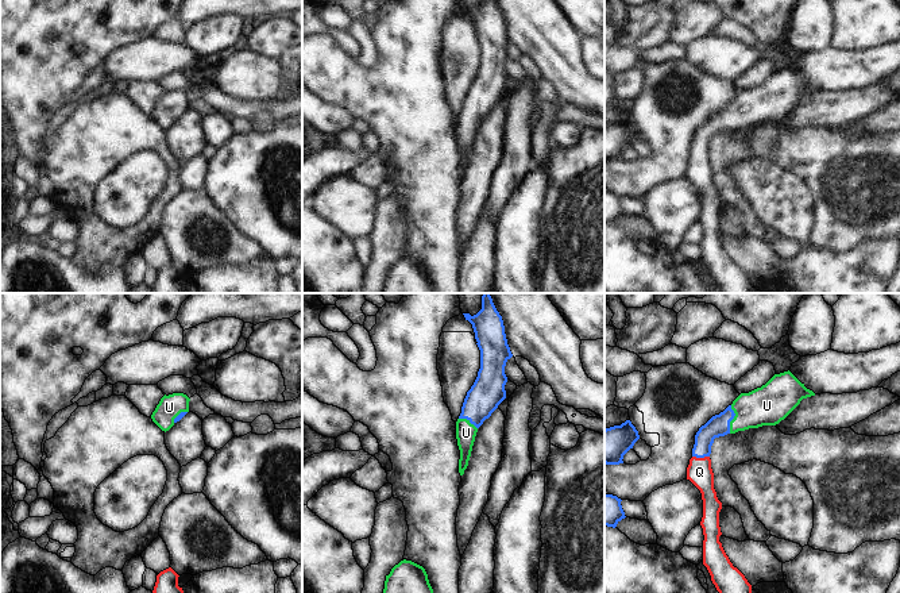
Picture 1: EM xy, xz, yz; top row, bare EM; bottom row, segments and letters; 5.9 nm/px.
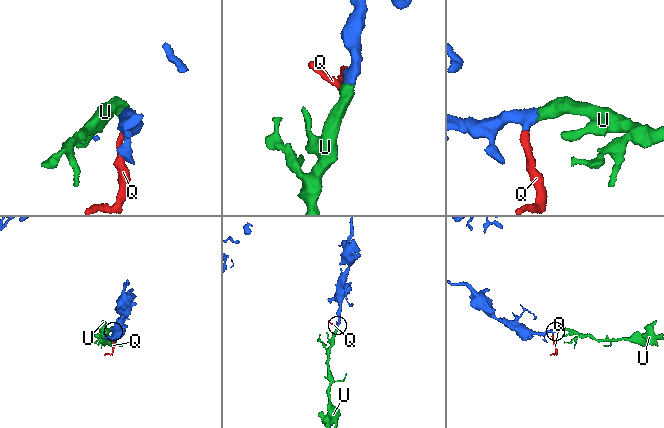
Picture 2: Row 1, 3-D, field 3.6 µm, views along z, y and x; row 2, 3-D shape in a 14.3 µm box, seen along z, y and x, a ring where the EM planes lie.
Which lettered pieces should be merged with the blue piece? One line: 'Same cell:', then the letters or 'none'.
Same cell: Q, U

